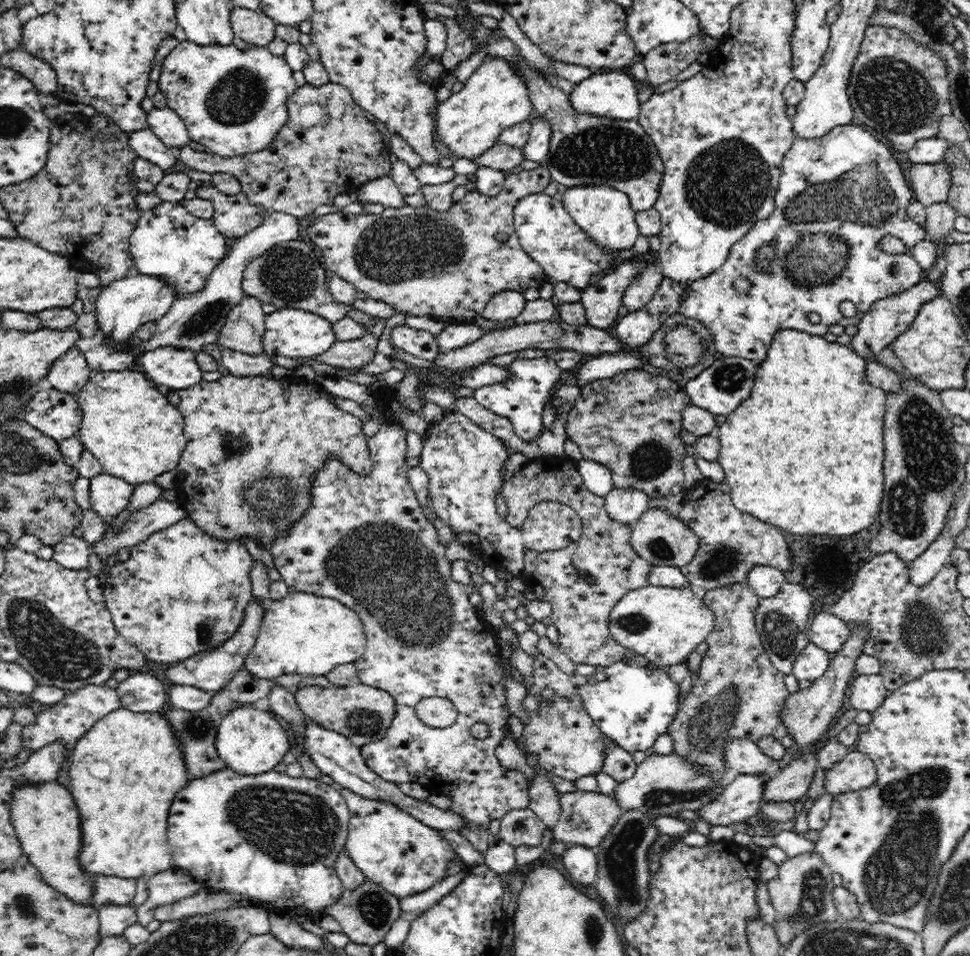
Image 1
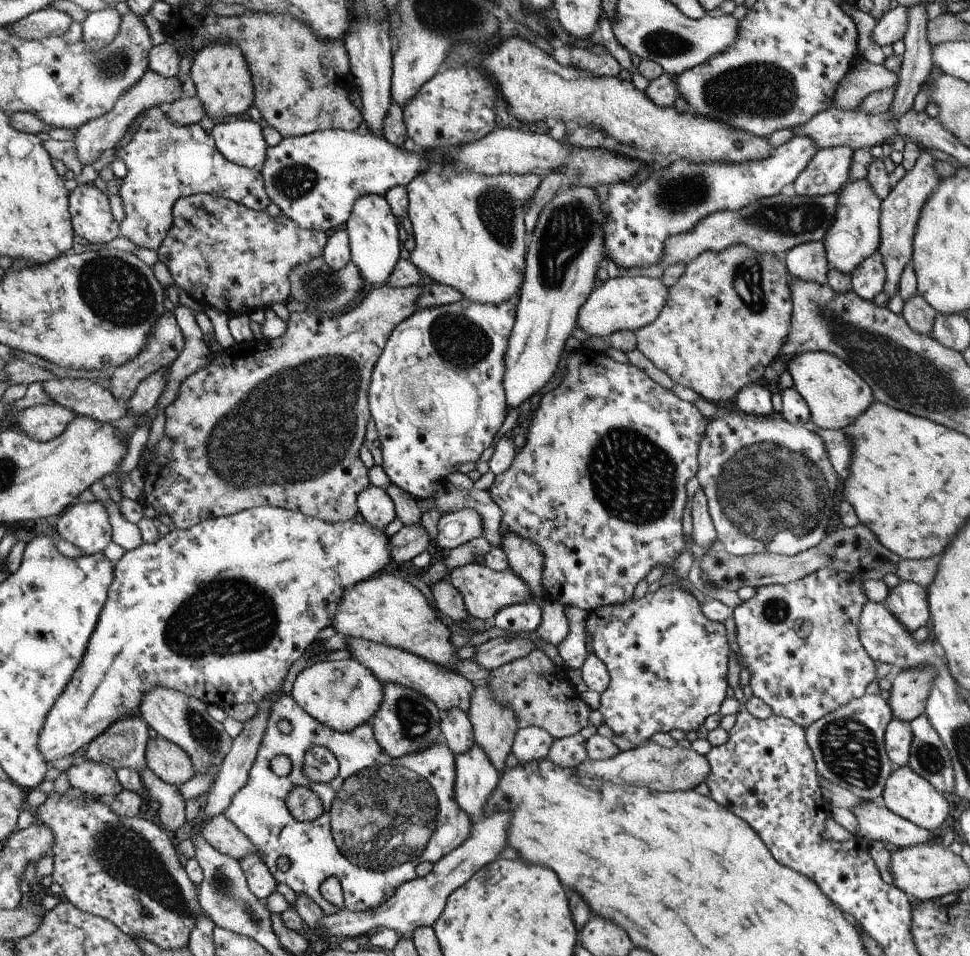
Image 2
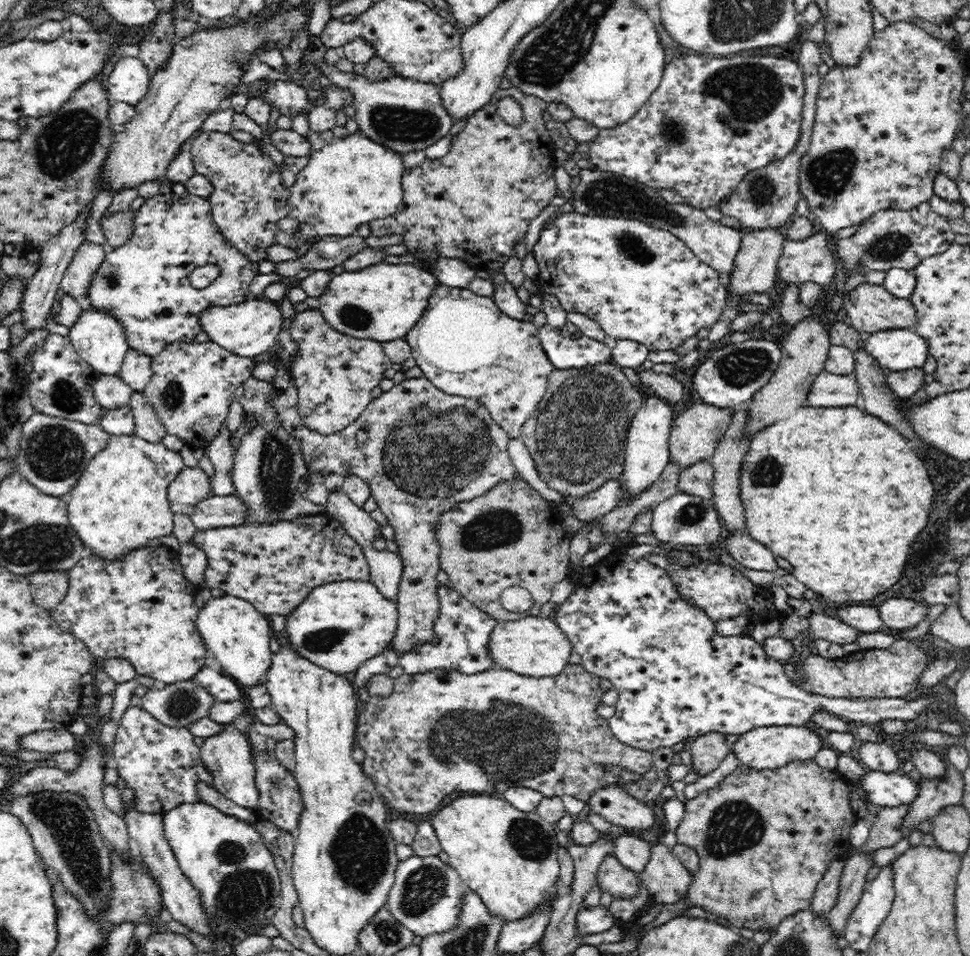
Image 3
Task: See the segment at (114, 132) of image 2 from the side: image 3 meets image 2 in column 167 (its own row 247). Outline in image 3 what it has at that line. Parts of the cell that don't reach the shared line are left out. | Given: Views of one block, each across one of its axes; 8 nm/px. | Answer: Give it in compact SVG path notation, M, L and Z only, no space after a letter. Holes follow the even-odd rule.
M85 241L75 252L60 286L64 292L86 304L87 288L105 260L106 251L100 244Z

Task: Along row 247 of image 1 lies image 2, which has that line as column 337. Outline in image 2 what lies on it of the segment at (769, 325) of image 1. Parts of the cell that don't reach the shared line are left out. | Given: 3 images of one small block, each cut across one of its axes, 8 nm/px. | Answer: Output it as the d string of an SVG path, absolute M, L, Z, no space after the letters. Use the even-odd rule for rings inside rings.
M280 695L272 704L269 718L267 721L267 728L265 729L261 744L259 745L256 759L253 763L253 768L249 771L248 781L246 785L238 790L237 795L233 798L233 801L230 804L230 807L225 811L224 816L228 818L255 846L256 849L261 853L260 858L266 864L266 867L269 868L270 874L274 876L274 879L277 880L277 883L283 883L288 885L296 895L306 896L308 899L311 899L313 902L316 902L322 911L326 915L334 915L339 912L339 908L327 902L320 893L320 885L324 880L330 878L330 876L336 877L344 892L344 907L348 911L354 913L364 913L368 911L374 911L378 909L382 904L385 904L390 898L394 897L394 894L406 883L412 881L417 877L416 868L418 864L422 861L430 861L432 864L436 861L440 861L444 856L447 856L450 852L453 852L458 846L461 846L466 838L470 835L472 822L469 820L469 817L458 807L458 804L455 802L455 765L456 765L455 755L450 751L450 748L444 742L437 743L435 746L432 746L430 749L423 751L422 753L413 753L407 755L406 757L392 759L389 758L383 751L382 748L375 742L373 736L373 730L370 726L370 723L365 723L360 726L358 729L355 729L352 733L340 733L323 726L321 723L318 723L312 715L308 715L298 704L293 700L293 698L288 695ZM282 719L288 719L292 724L292 732L290 734L282 734L278 729L277 724ZM314 746L328 748L330 752L333 753L333 756L336 758L336 761L339 763L339 774L328 783L318 783L308 779L304 773L304 758L306 754L312 750ZM278 754L284 754L292 760L292 772L286 777L278 777L270 768L271 759ZM298 786L304 786L310 788L313 792L318 794L318 797L322 800L324 806L324 813L319 818L316 818L314 821L305 821L297 822L290 815L288 808L285 804L286 796ZM280 858L288 858L290 863L290 868L284 872L278 868L278 860Z

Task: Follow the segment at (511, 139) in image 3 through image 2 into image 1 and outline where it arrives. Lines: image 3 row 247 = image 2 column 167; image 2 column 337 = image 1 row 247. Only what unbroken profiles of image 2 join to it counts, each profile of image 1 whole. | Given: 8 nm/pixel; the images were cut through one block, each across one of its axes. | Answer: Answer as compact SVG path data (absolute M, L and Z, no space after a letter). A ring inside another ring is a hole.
M541 165L537 169L532 170L516 170L505 178L503 187L500 192L495 195L484 195L478 189L469 187L466 195L461 199L460 203L452 203L452 206L447 211L436 211L428 206L418 207L410 206L409 204L401 207L385 208L381 214L360 213L360 214L345 214L338 211L332 214L324 214L324 216L316 216L311 219L312 225L308 226L306 234L316 248L320 250L324 257L324 264L329 275L336 276L350 282L360 292L368 293L368 298L384 302L384 304L392 305L392 309L398 314L409 314L413 316L426 316L440 319L444 323L464 323L476 319L481 316L486 304L495 296L496 293L512 290L520 292L528 291L530 288L539 289L546 281L546 273L542 268L522 249L519 239L517 238L514 228L513 210L516 204L530 194L540 194L544 192L544 188L552 182L550 171ZM498 232L504 232L508 235L506 242L496 240Z

